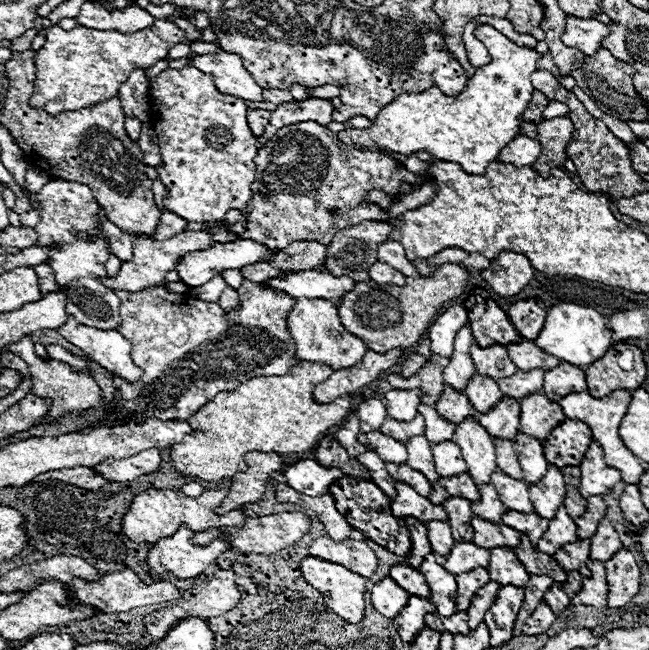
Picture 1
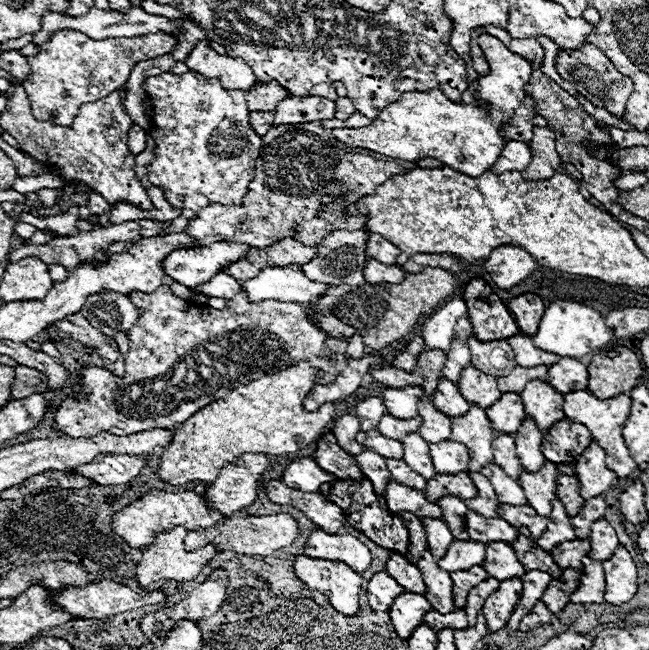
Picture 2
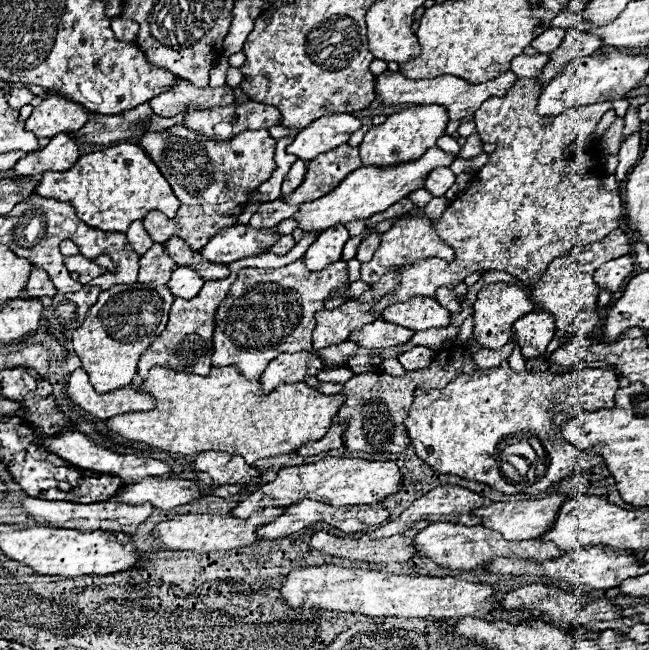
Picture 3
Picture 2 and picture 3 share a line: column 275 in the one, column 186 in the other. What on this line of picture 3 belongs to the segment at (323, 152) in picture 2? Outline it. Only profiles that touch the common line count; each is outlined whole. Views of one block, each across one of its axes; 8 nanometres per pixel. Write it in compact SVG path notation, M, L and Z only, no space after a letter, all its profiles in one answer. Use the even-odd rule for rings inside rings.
M178 124L164 132L144 134L140 146L156 162L180 200L180 208L172 220L154 210L144 216L144 228L150 232L154 242L162 244L170 238L182 238L194 250L202 250L218 230L234 226L238 216L244 212L248 192L266 182L276 168L276 140L270 138L264 128L240 132L226 142L214 142L184 124Z

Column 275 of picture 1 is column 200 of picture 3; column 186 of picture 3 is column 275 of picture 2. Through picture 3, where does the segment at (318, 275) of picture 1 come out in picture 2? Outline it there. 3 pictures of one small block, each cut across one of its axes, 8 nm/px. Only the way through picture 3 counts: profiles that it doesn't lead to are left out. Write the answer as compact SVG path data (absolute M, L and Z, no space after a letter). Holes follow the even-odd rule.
M290 266L264 268L254 280L242 282L242 290L246 290L248 298L254 302L274 298L274 300L308 304L324 296L328 288L330 288L328 284L314 282L306 278L302 270L294 270Z

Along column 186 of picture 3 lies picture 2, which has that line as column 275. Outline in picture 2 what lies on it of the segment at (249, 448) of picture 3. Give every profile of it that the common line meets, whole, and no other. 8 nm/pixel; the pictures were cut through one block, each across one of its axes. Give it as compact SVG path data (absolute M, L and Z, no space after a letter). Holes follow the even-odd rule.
M308 364L292 366L288 370L266 374L246 386L234 388L224 398L204 406L190 416L176 432L174 442L162 452L160 478L180 486L188 482L214 482L224 464L234 462L244 452L290 454L306 448L322 434L336 414L334 404L324 404L316 412L304 408L304 398L314 388L316 376L324 372Z

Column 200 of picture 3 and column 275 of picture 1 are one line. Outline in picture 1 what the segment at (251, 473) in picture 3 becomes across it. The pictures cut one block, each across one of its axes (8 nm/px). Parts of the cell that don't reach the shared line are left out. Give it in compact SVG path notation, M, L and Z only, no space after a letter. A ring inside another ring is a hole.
M248 452L244 460L248 464L248 470L232 476L230 494L220 504L220 514L248 502L258 502L264 496L270 472L278 472L282 468L282 456L276 452Z

